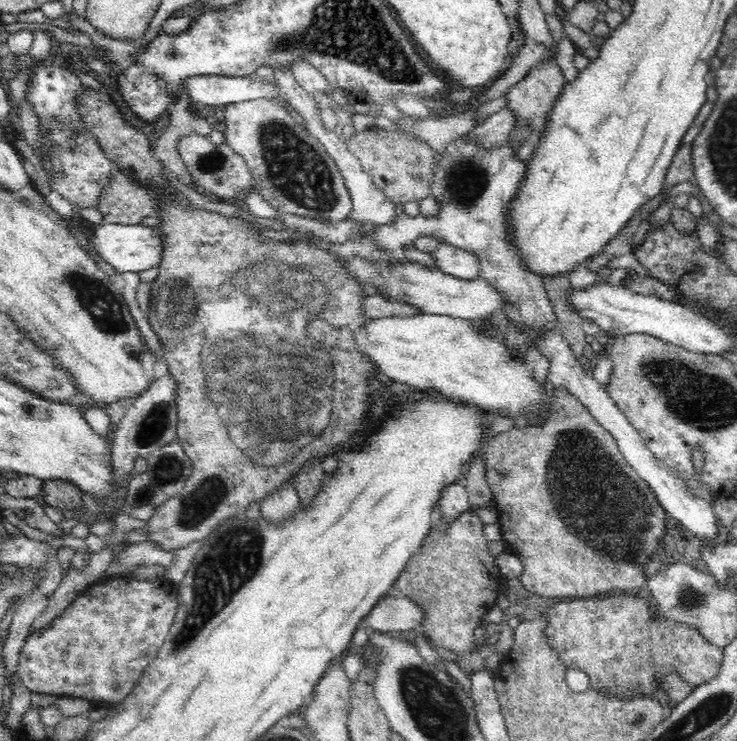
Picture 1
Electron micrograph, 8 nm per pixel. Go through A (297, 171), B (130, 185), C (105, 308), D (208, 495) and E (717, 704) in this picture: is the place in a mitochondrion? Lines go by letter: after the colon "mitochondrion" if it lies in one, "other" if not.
A: mitochondrion
B: mitochondrion
C: mitochondrion
D: mitochondrion
E: mitochondrion

